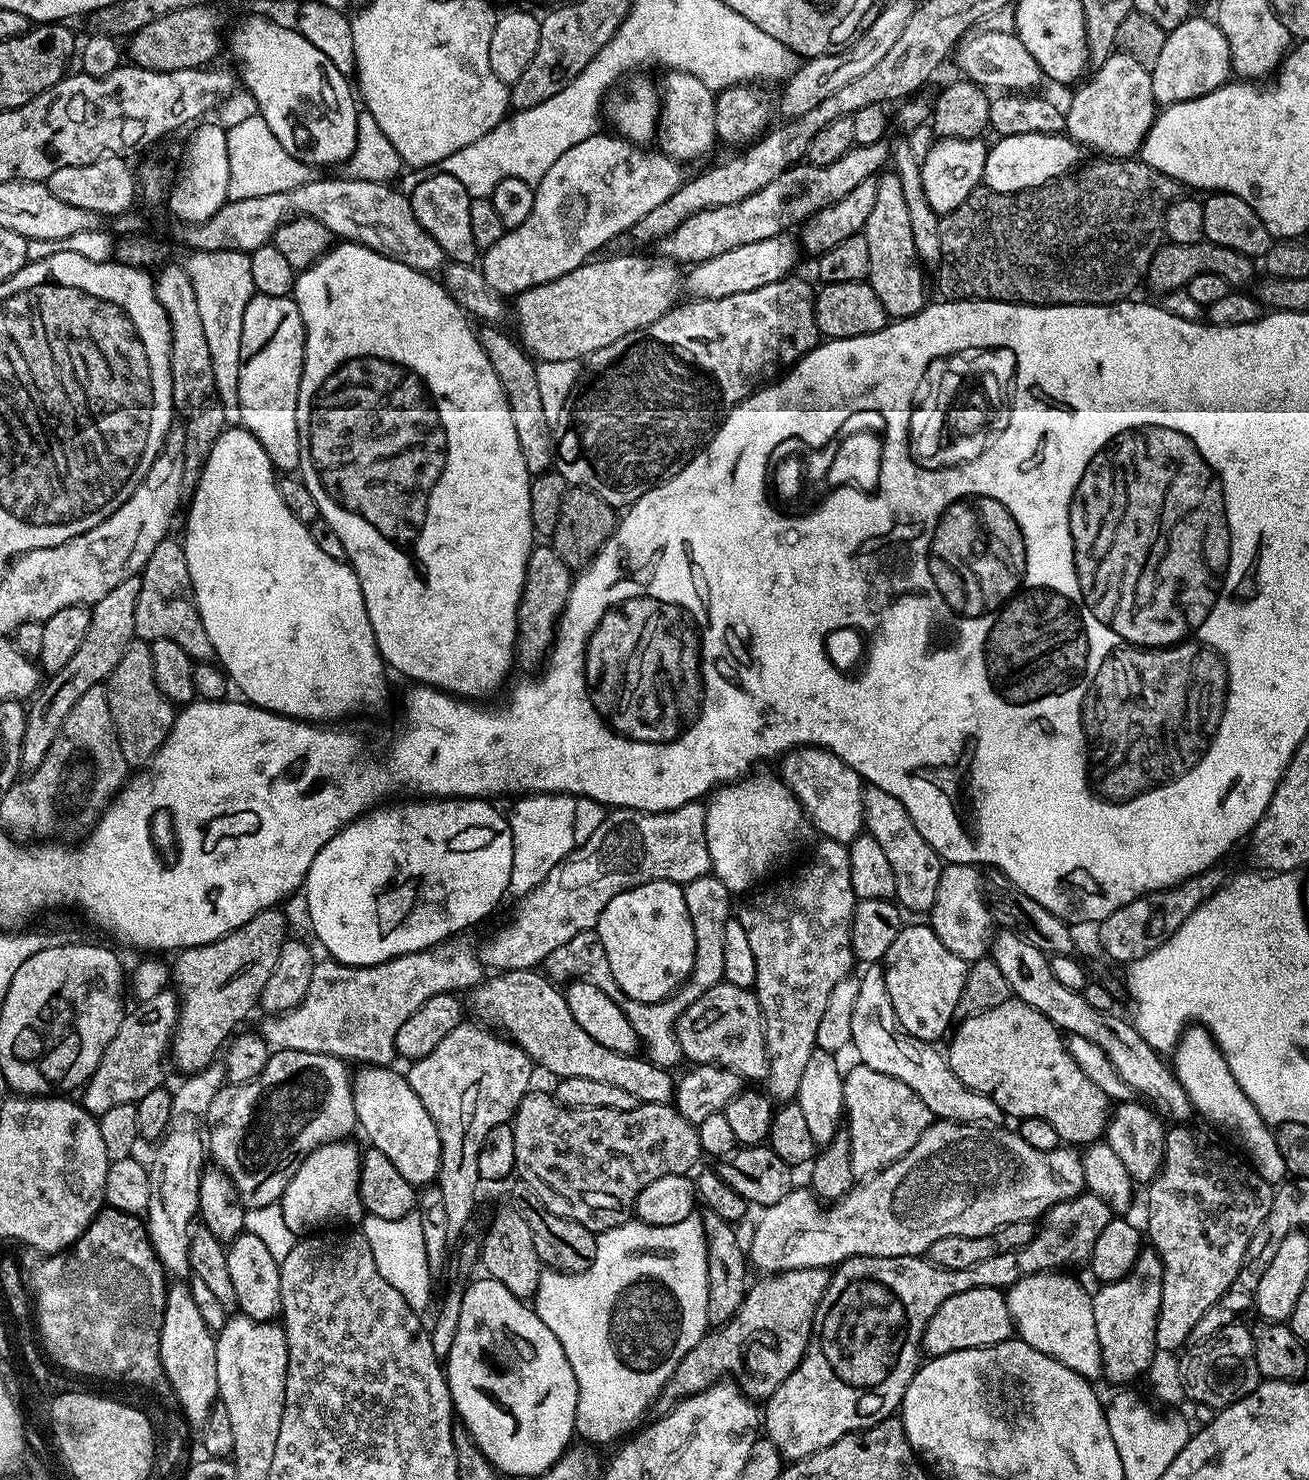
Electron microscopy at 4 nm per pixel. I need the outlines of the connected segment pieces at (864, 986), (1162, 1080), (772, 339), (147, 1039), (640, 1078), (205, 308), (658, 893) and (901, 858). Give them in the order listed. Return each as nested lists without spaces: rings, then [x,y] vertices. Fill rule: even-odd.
[[[868,966],[863,971],[852,1019],[851,1047],[856,1048],[860,1055],[857,1056],[859,1063],[870,1066],[870,1070],[890,1074],[890,1078],[898,1078],[898,1082],[906,1082],[906,1086],[910,1086],[910,1090],[914,1090],[914,1094],[926,1102],[936,1120],[956,1120],[959,1124],[978,1125],[999,1121],[996,1119],[1001,1119],[1002,1113],[997,1104],[986,1098],[986,1094],[978,1094],[967,1088],[956,1077],[954,1070],[950,1070],[945,1053],[936,1049],[939,1047],[927,1040],[914,1038],[900,1025],[886,990],[883,967]]]
[[[1001,931],[993,939],[990,958],[998,962],[998,970],[1002,970],[1006,982],[1010,982],[1010,990],[1015,999],[1026,1002],[1026,1006],[1034,1006],[1034,1010],[1050,1018],[1050,1022],[1054,1022],[1061,1033],[1090,1038],[1094,1046],[1102,1046],[1102,1050],[1106,1050],[1106,1058],[1110,1058],[1122,1080],[1161,1117],[1169,1121],[1172,1119],[1172,1122],[1188,1122],[1191,1121],[1188,1119],[1193,1119],[1194,1109],[1182,1082],[1178,1082],[1169,1061],[1161,1053],[1155,1052],[1142,1038],[1142,1034],[1138,1034],[1135,1023],[1128,1021],[1127,1024],[1120,1014],[1109,1017],[1098,1014],[1098,1010],[1086,1002],[1083,992],[1069,990],[1067,986],[1062,986],[1062,982],[1058,982],[1058,978],[1054,978],[1052,961],[1045,952],[1030,946],[1030,942],[1022,942],[1022,938],[1012,932]]]
[[[785,278],[778,282],[770,282],[770,286],[758,286],[758,290],[746,290],[746,294],[730,294],[726,298],[714,298],[713,300],[692,298],[687,301],[689,304],[677,303],[676,307],[670,309],[665,316],[658,318],[658,322],[654,322],[642,330],[634,330],[630,334],[618,338],[618,342],[610,342],[610,346],[602,346],[602,350],[587,357],[583,361],[576,385],[572,387],[572,392],[568,395],[568,401],[562,410],[560,420],[554,426],[556,437],[555,471],[560,472],[562,478],[568,480],[569,485],[577,488],[589,488],[590,491],[598,494],[613,506],[633,504],[638,498],[642,498],[642,494],[646,494],[650,489],[674,478],[674,474],[681,472],[711,442],[712,435],[719,430],[726,417],[736,411],[736,407],[742,401],[757,390],[773,383],[777,377],[798,363],[809,350],[821,343],[822,337],[814,318],[816,292],[806,281],[792,279]]]
[[[166,987],[158,994],[154,994],[154,998],[146,998],[135,1006],[137,1008],[129,1007],[125,1011],[122,1022],[118,1026],[118,1034],[114,1034],[114,1038],[110,1038],[91,1080],[82,1089],[82,1095],[84,1095],[82,1103],[91,1116],[98,1118],[114,1106],[135,1105],[142,1098],[146,1098],[146,1094],[150,1094],[150,1090],[159,1088],[165,1083],[164,1060],[166,1064],[170,1056],[172,1033],[176,1031],[176,1017],[180,1014],[180,1001],[175,991],[171,987]]]
[[[523,968],[489,975],[471,989],[470,996],[471,1015],[473,1012],[477,1021],[503,1033],[531,1058],[537,1069],[545,1068],[552,1078],[591,1078],[634,1094],[636,1101],[642,1104],[673,1103],[673,1073],[643,1055],[628,1056],[625,1052],[609,1050],[602,1042],[594,1042],[594,1038],[574,1022],[563,991],[543,971]]]
[[[223,248],[221,252],[187,253],[182,266],[194,286],[194,298],[198,298],[198,315],[202,317],[202,331],[210,349],[210,362],[214,366],[214,396],[226,414],[229,426],[240,424],[238,406],[238,370],[240,369],[240,351],[242,350],[242,318],[246,315],[246,306],[250,298],[257,295],[254,277],[250,275],[250,258],[246,252],[234,252]]]
[[[669,880],[646,882],[606,902],[606,910],[594,929],[606,950],[614,982],[630,998],[653,1004],[672,995],[692,973],[694,966],[694,926],[686,910],[683,887]]]
[[[865,787],[864,827],[867,835],[872,836],[878,846],[882,846],[882,851],[890,862],[890,870],[894,870],[895,903],[905,913],[931,913],[934,898],[938,898],[938,880],[944,864],[930,842],[926,842],[922,834],[918,834],[918,826],[914,826],[914,818],[910,818],[906,806],[902,806],[902,802],[894,798],[894,794],[886,794],[886,790]]]

